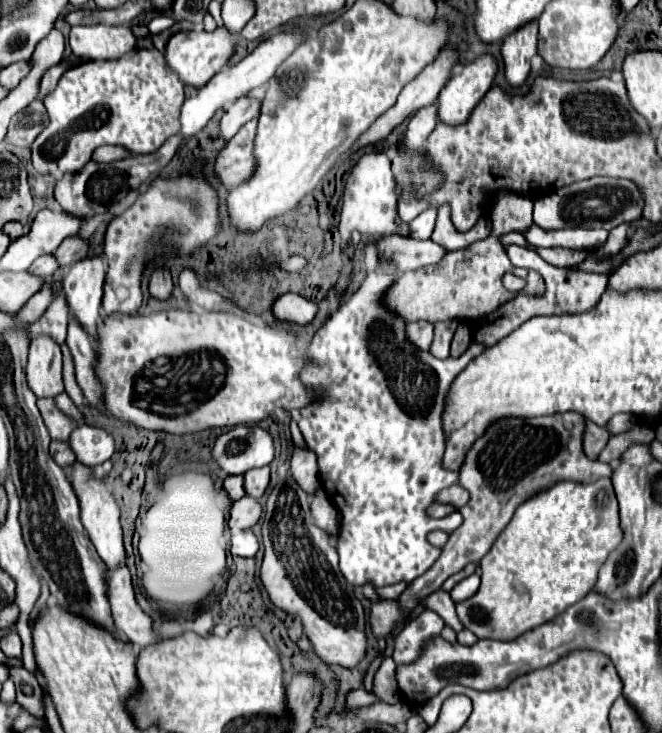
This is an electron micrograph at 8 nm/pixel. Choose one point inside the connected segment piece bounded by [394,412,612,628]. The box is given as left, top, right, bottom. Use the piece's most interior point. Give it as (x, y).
(514, 456)

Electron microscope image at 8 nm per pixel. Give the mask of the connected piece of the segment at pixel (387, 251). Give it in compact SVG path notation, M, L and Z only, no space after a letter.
M390 236L378 242L380 256L396 260L400 270L418 270L420 266L438 264L446 248L434 243L431 239L426 241L414 240L407 236Z

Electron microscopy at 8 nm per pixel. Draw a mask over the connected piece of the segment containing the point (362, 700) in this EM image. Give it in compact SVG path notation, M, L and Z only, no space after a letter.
M358 688L358 690L348 694L348 708L352 708L352 706L370 706L374 702L380 702L380 698L372 690Z

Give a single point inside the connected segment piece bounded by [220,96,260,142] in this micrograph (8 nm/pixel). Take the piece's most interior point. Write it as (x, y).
(244, 109)

